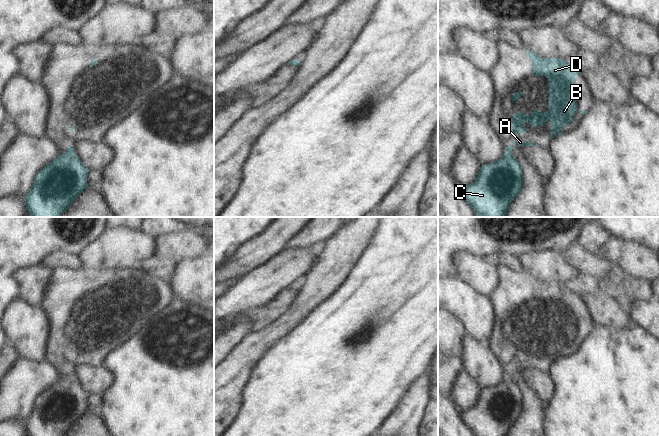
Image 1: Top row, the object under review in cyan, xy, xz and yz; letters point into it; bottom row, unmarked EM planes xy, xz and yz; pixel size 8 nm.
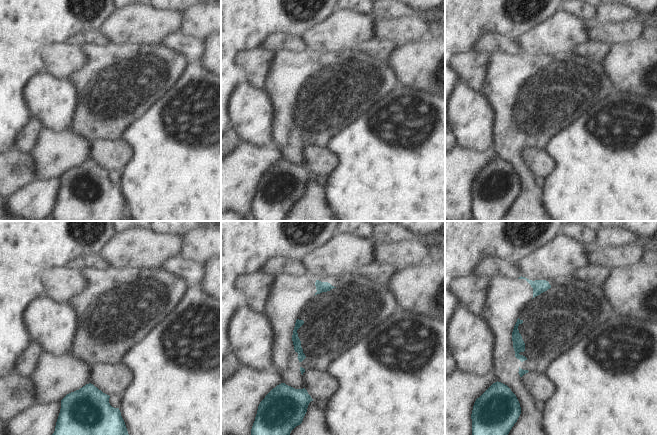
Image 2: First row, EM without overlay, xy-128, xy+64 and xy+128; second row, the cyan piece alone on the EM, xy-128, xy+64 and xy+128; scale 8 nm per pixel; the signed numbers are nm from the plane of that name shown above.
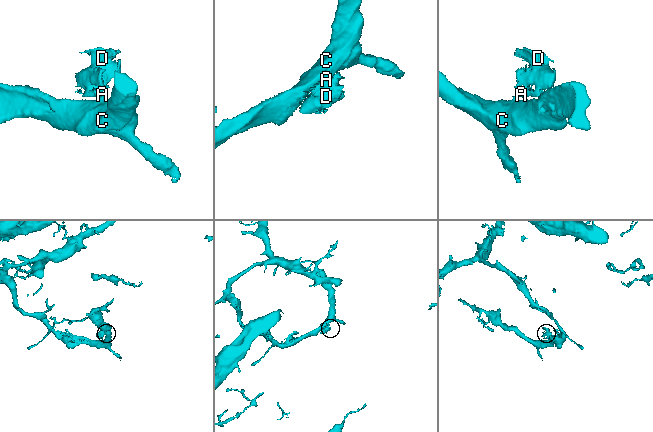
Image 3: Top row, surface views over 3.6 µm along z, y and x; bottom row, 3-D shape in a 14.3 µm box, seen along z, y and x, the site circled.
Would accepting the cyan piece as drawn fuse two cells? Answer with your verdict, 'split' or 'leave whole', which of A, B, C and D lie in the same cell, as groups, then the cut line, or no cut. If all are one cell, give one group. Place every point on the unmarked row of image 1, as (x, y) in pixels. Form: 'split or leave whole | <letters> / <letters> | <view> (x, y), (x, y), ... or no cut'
split | A B D / C | xy (73, 374), (66, 376)

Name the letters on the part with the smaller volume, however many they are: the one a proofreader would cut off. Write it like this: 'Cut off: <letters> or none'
Cut off: A, B, D

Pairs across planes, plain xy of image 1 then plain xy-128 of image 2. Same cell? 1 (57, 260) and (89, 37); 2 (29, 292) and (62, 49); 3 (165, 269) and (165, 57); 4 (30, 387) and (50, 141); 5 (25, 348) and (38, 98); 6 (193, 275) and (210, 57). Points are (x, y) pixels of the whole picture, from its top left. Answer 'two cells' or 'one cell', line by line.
1: one cell
2: one cell
3: two cells
4: one cell
5: one cell
6: one cell

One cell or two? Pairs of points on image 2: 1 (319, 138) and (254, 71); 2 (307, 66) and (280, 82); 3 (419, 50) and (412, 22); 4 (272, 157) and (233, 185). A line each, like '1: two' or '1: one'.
1: two
2: one
3: two
4: one

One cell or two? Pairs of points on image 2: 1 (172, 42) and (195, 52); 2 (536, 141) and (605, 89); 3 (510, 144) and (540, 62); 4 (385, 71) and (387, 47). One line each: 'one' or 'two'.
1: one
2: one
3: one
4: two

